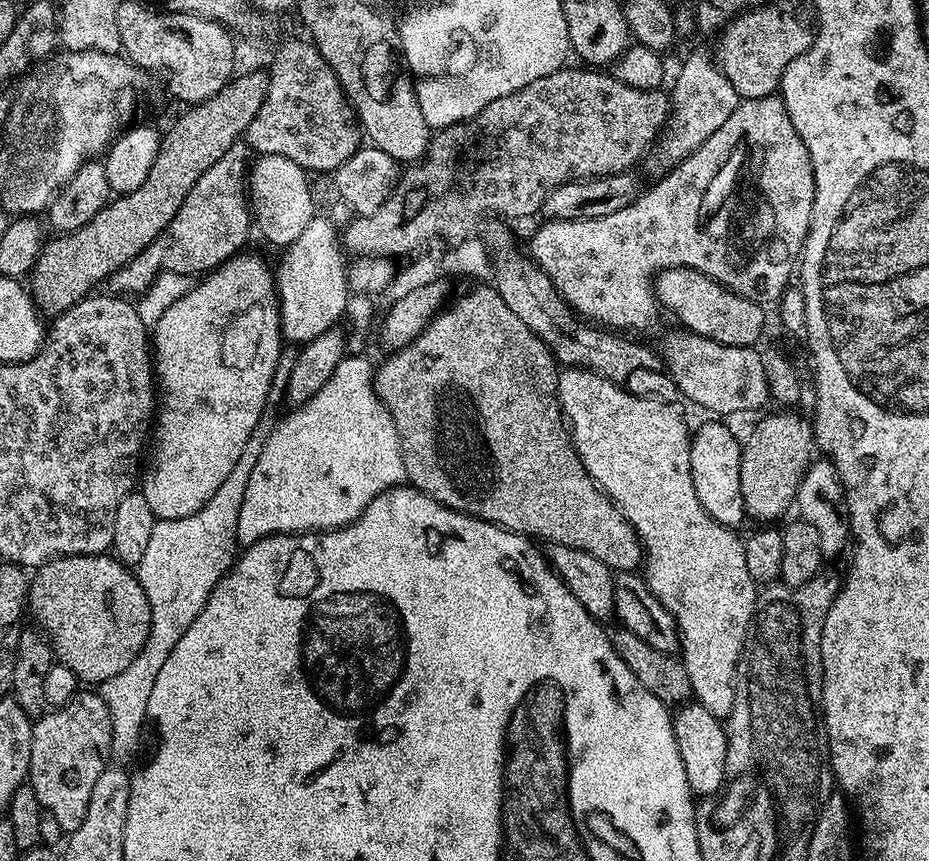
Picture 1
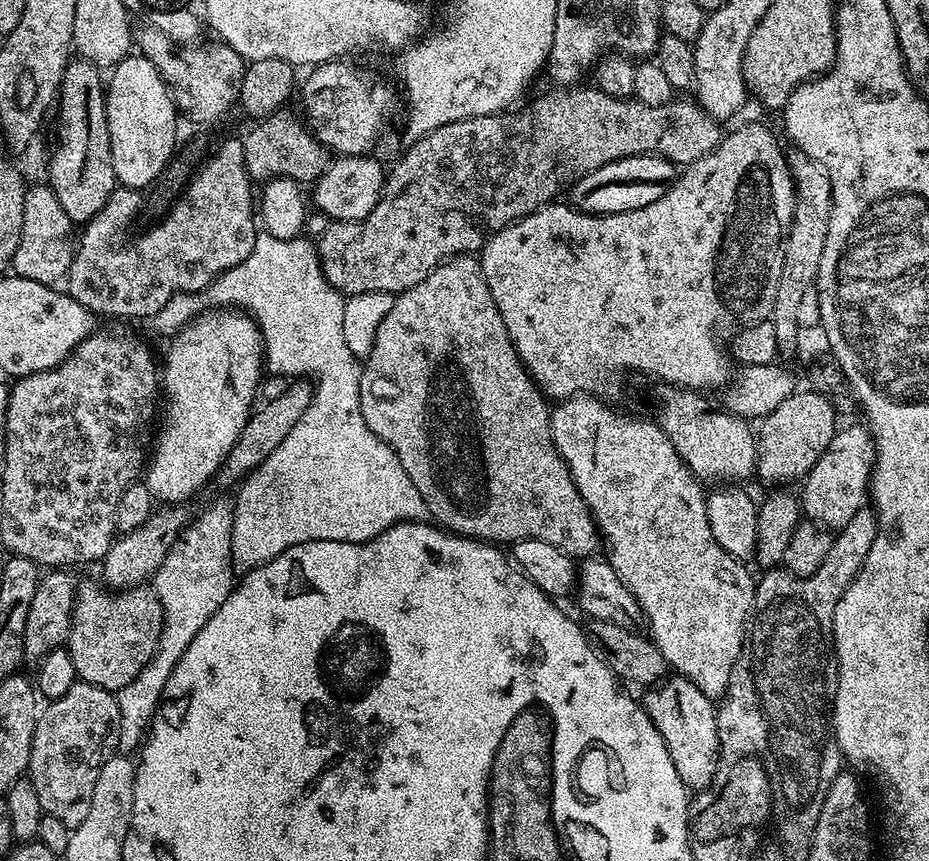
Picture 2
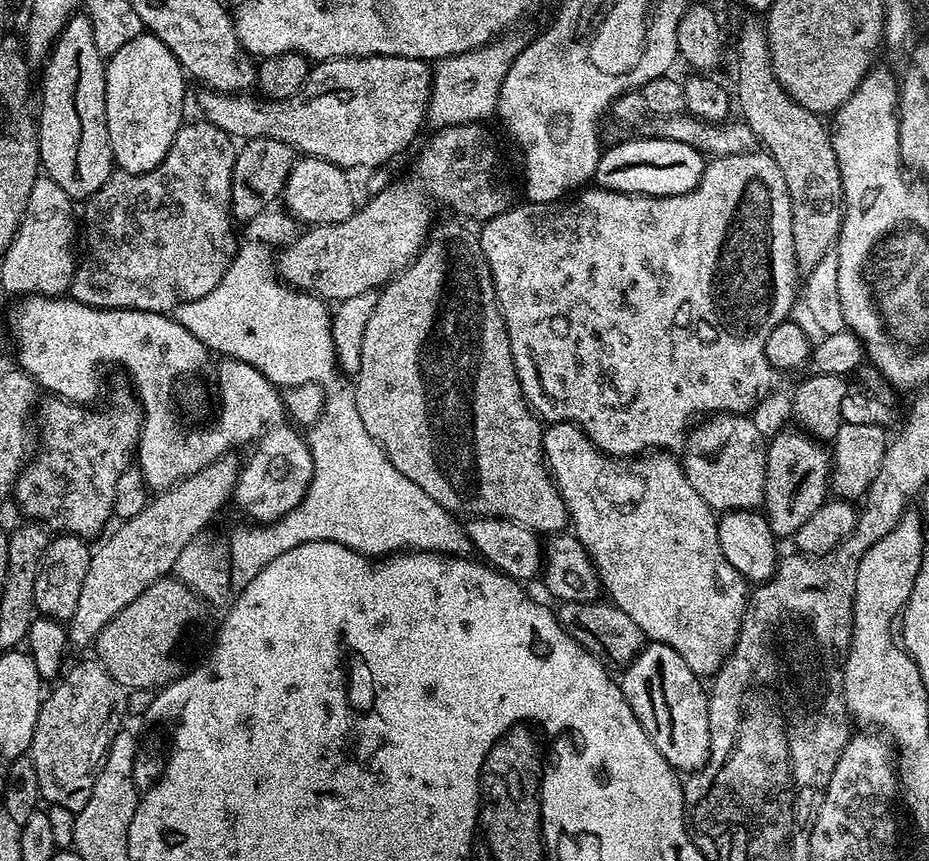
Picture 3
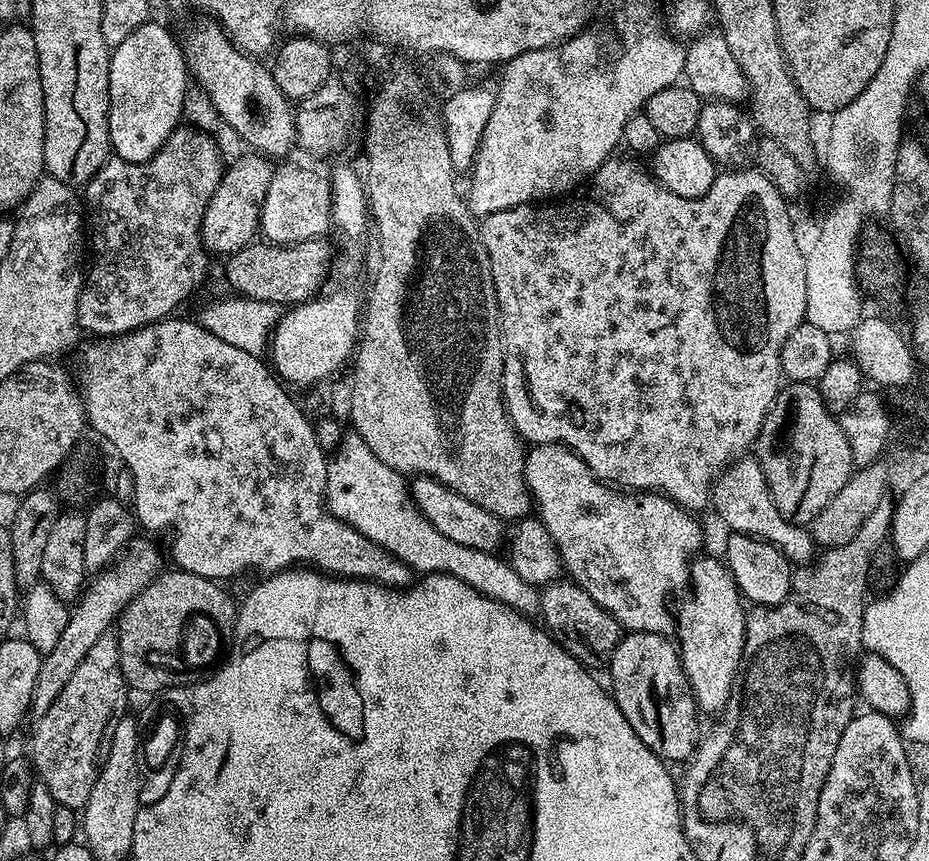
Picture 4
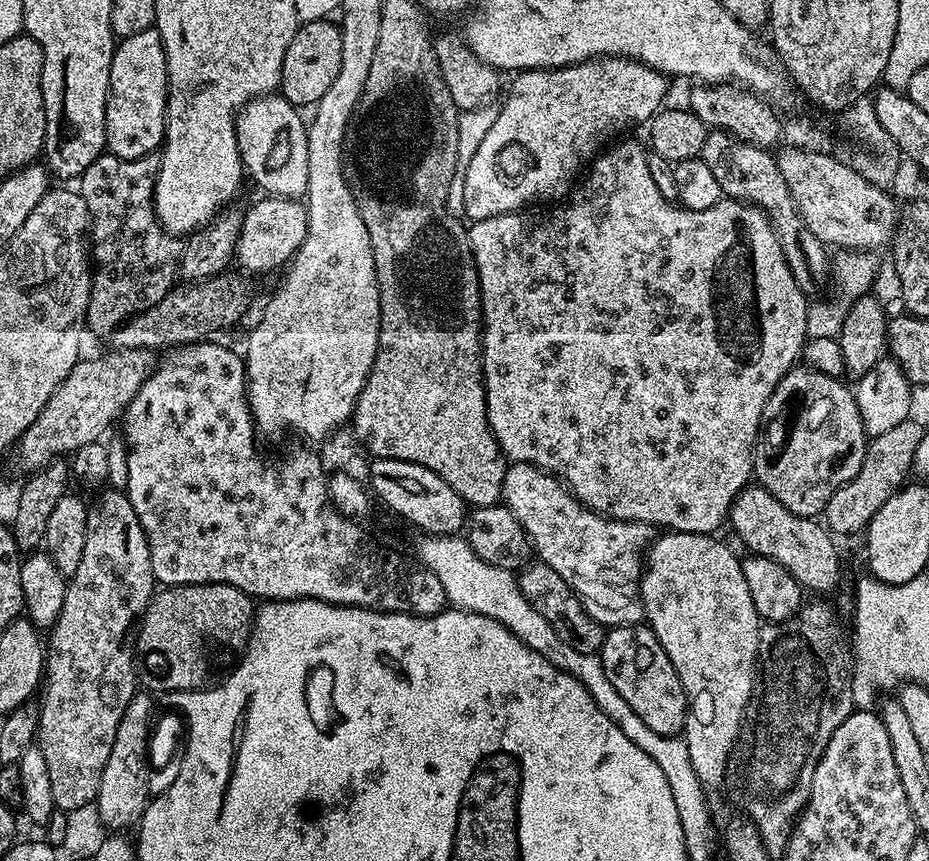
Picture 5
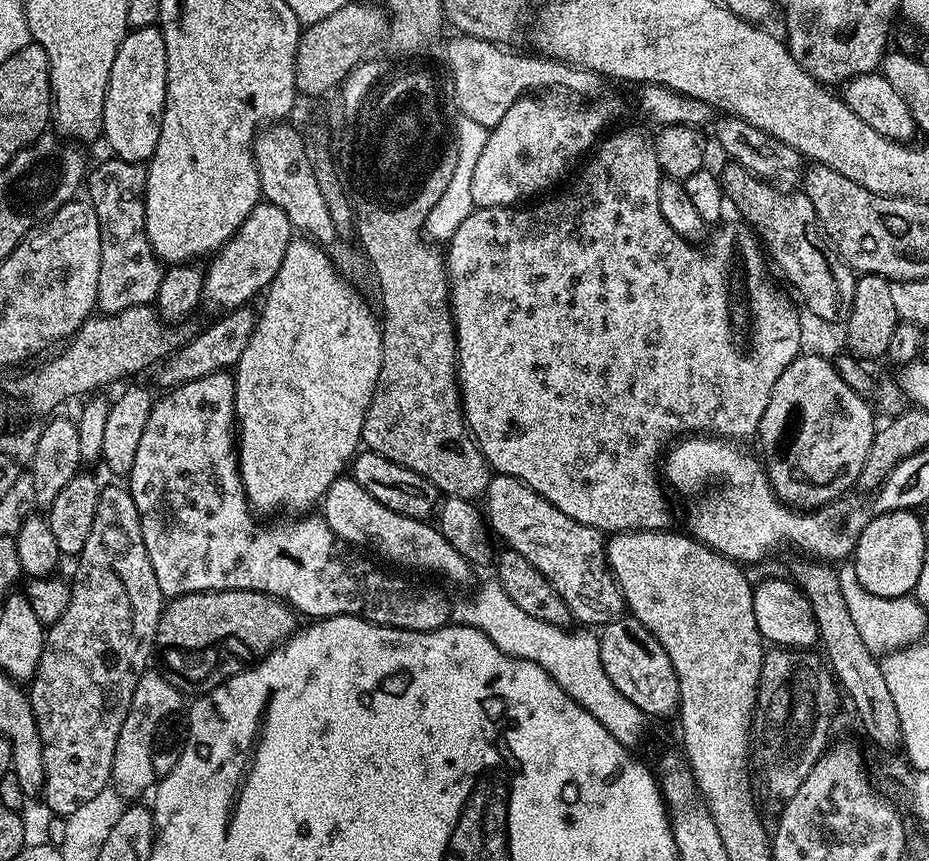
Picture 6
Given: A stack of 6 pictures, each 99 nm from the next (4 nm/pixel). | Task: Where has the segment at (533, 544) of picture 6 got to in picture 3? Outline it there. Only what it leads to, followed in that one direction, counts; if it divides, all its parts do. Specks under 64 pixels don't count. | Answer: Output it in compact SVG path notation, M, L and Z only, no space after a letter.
M548 424L544 428L543 449L548 470L552 473L552 479L556 481L556 488L564 500L564 505L568 507L571 531L588 551L588 556L596 567L596 574L600 578L603 591L612 595L609 596L611 603L620 608L622 614L627 614L642 629L649 641L668 644L674 650L678 650L678 654L682 654L686 666L690 666L690 670L694 670L696 676L701 678L715 677L725 660L731 657L732 649L736 647L736 637L740 635L740 621L750 599L750 584L742 574L738 574L738 570L734 570L734 566L730 566L730 562L726 562L726 558L722 554L722 546L718 546L717 513L713 512L706 502L702 502L702 498L698 498L694 486L690 486L690 482L686 478L681 461L675 455L656 450L651 454L639 457L640 468L631 468L628 465L631 463L615 456L608 456L605 452L595 448L590 442L590 438L577 424Z

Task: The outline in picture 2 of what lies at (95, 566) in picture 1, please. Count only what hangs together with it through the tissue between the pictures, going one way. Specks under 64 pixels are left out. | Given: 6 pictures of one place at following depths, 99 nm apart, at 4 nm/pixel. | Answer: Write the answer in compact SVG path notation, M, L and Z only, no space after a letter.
M81 583L77 587L66 647L77 677L83 683L115 694L136 677L147 660L156 655L164 611L162 602L151 587L133 586L116 591L97 584Z

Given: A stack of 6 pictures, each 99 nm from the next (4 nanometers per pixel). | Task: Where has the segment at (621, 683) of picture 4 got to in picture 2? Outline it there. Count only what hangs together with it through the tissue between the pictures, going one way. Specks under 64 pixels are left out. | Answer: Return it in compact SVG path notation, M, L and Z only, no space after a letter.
M679 674L669 675L659 684L649 687L642 696L644 709L662 734L666 750L674 762L674 770L690 790L703 790L712 785L720 768L720 743L718 742L717 705L694 682Z

